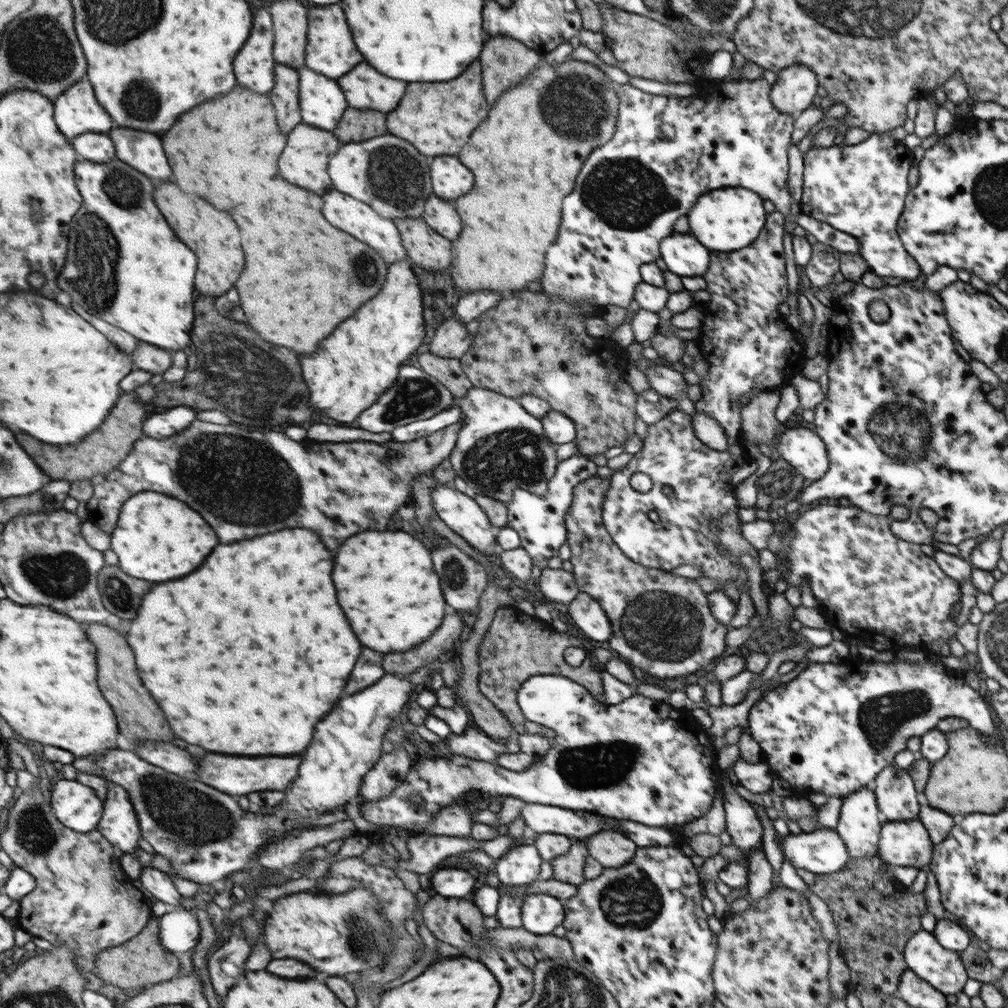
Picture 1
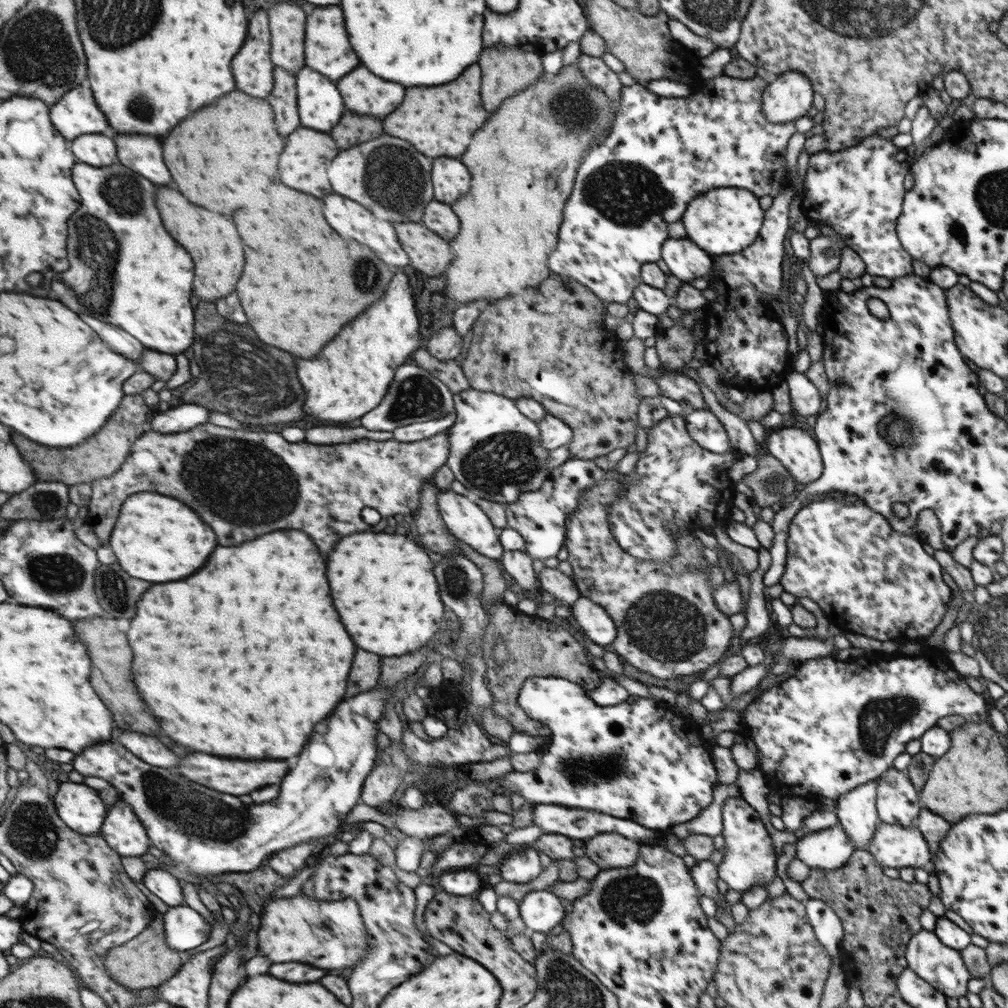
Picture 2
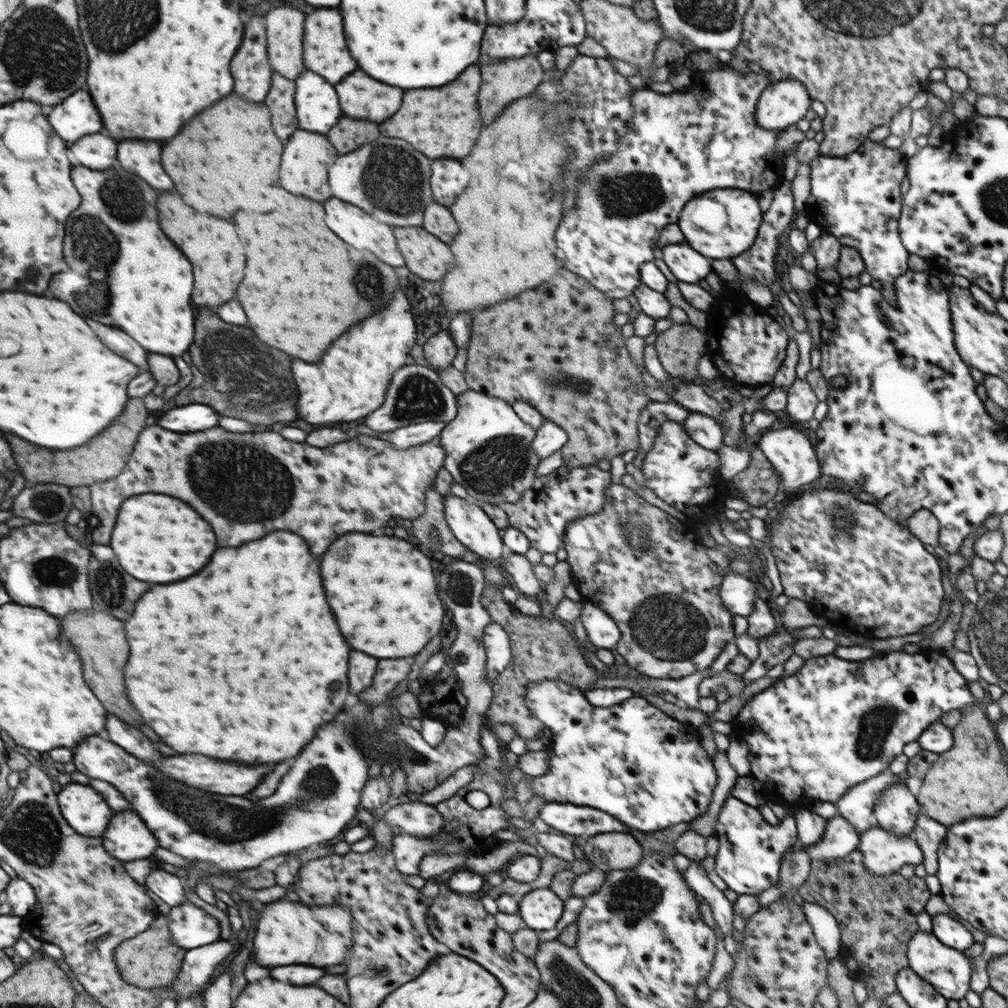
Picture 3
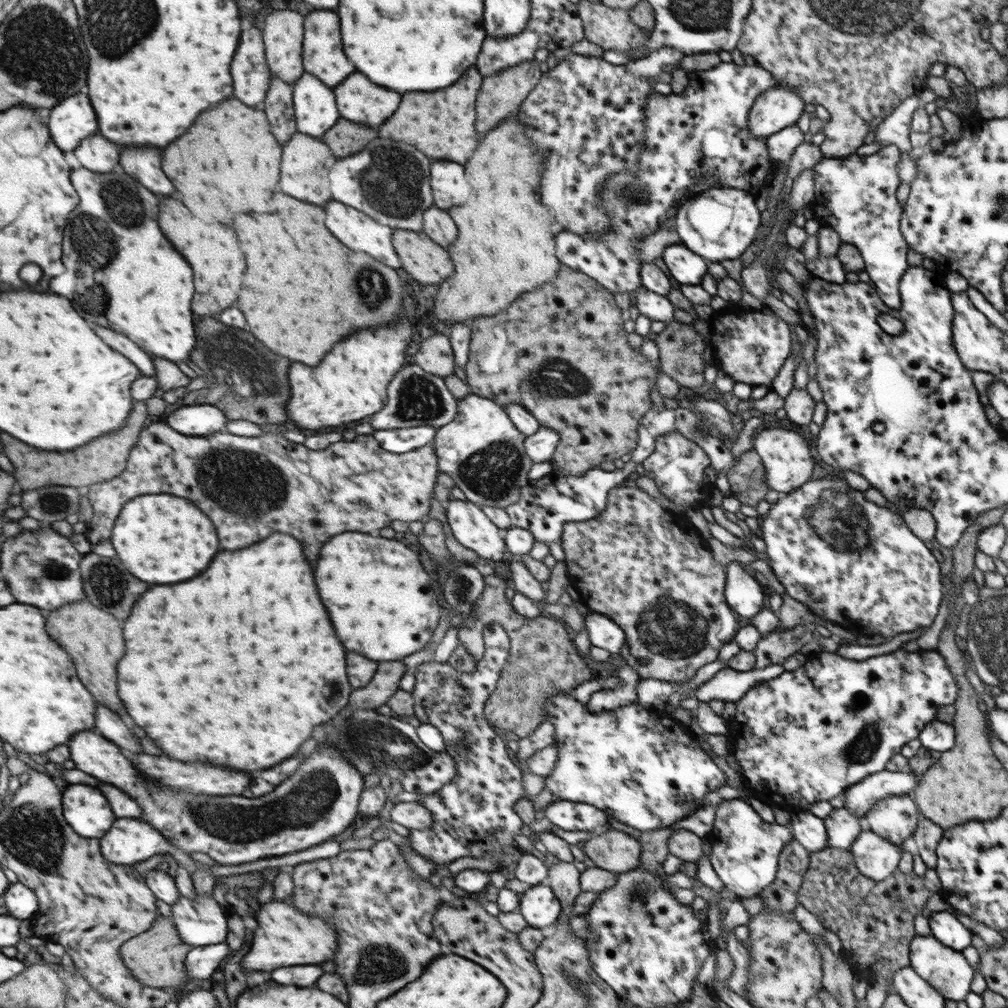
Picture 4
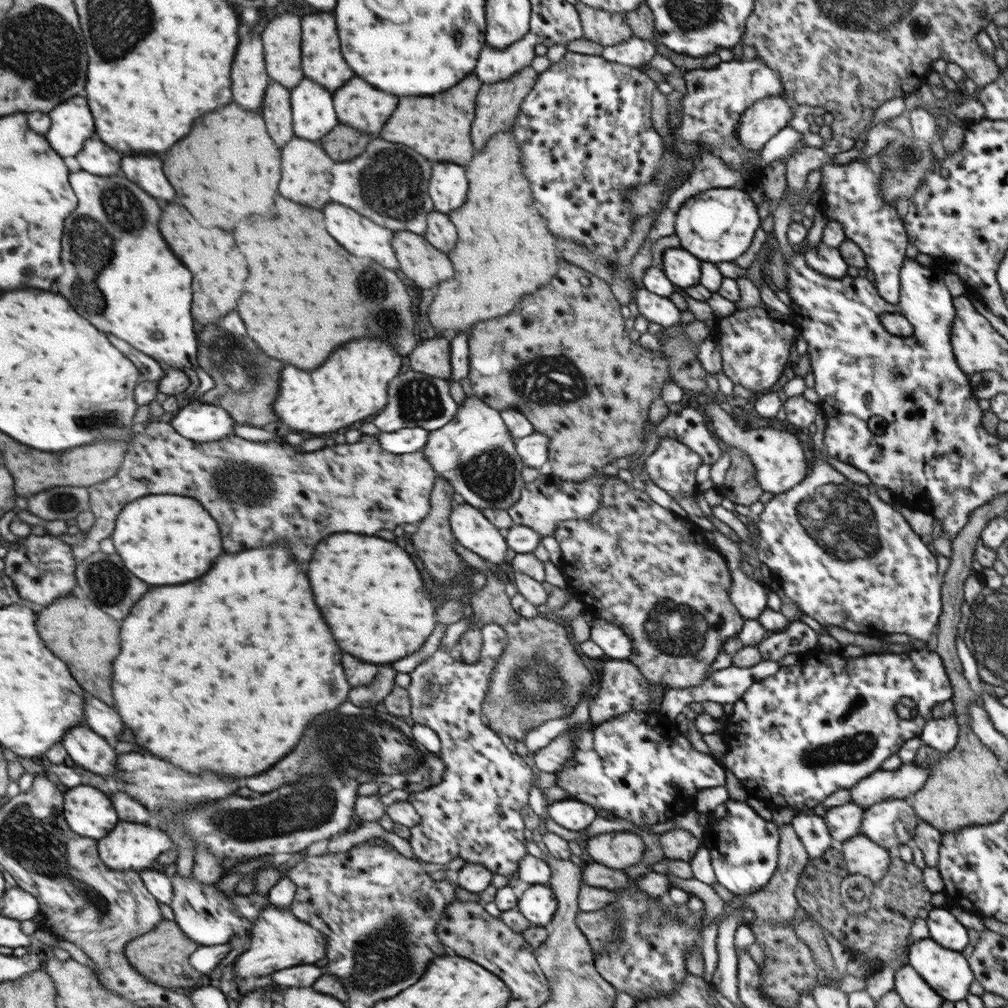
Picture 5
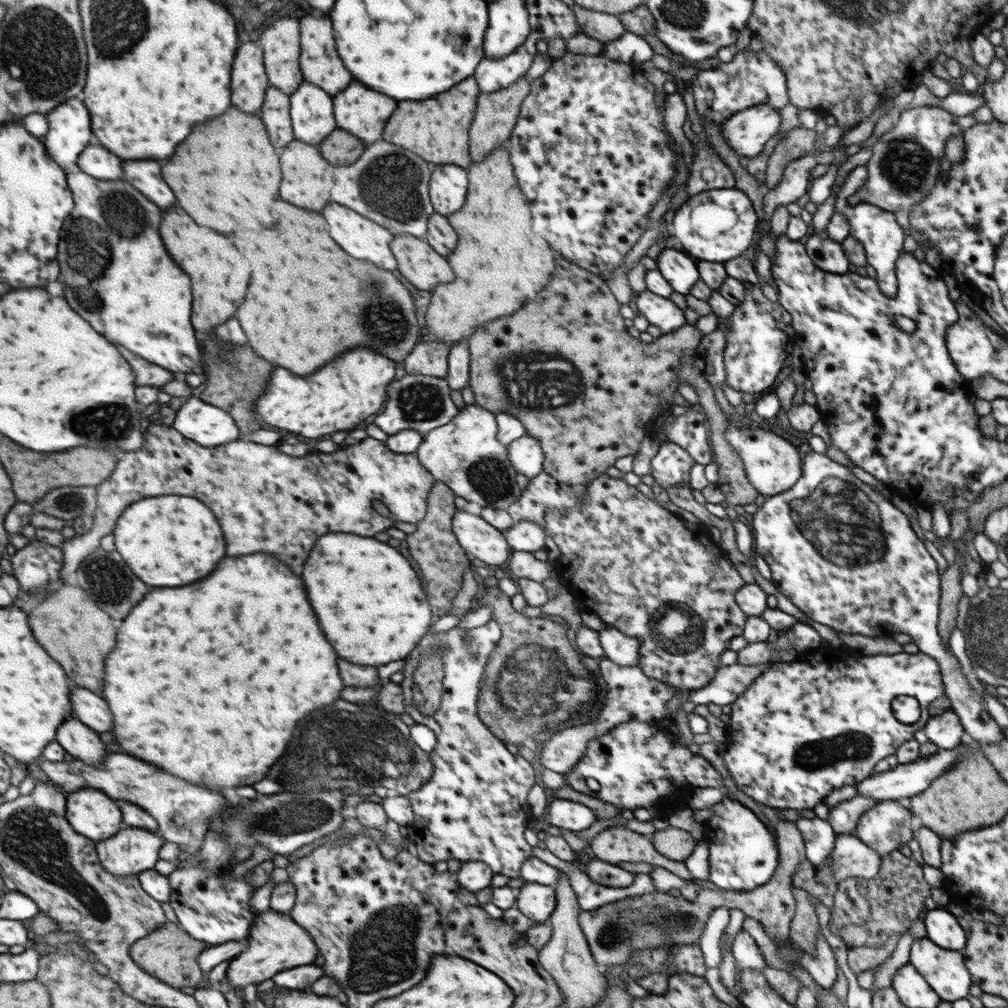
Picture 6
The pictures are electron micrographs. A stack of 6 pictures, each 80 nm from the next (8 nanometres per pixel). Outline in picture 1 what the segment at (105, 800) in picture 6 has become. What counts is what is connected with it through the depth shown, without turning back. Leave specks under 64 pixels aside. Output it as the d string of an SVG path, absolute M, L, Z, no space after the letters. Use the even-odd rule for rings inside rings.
M60 778L59 784L52 784L51 790L52 807L59 820L69 828L77 832L91 832L97 830L100 820L104 815L104 800L98 795L94 788L77 780L67 780Z

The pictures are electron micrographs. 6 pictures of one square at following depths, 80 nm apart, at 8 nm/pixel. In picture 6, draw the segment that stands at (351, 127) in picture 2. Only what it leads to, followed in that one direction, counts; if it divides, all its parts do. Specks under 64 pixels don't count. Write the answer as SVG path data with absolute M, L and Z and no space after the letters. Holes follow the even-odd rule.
M337 127L319 145L322 155L335 168L351 166L355 159L363 152L363 142L355 138L348 130Z

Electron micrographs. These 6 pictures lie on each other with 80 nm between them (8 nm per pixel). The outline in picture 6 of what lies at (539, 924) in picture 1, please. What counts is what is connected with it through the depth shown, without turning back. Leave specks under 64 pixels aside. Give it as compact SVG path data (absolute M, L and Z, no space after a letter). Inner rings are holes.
M525 883L519 889L515 904L525 917L535 924L543 924L549 919L555 906L553 887L536 883Z

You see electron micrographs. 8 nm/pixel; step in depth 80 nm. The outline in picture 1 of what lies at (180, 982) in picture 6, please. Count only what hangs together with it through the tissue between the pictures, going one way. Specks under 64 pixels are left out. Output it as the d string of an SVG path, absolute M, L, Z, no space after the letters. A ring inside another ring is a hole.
M155 916L134 939L116 947L102 950L96 960L95 977L107 985L121 989L137 990L139 987L155 986L179 977L179 954L167 950L160 937L161 918Z

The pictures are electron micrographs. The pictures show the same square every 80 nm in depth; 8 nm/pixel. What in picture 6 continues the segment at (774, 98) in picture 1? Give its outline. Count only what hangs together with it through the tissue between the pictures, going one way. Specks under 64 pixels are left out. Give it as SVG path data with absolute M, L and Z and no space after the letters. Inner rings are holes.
M755 105L735 112L719 124L721 135L743 162L759 154L769 136L779 130L777 109L771 105Z

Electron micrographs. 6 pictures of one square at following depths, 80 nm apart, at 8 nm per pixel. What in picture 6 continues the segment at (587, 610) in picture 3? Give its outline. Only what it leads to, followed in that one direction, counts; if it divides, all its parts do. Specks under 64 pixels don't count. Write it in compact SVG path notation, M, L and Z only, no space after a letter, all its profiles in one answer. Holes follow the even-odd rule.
M605 626L597 631L602 656L615 664L635 667L638 662L638 642L634 637L625 636L616 628Z

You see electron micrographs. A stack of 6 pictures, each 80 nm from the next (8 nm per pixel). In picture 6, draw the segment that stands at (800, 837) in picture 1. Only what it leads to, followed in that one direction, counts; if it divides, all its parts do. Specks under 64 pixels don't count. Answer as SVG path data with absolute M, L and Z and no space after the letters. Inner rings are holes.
M856 794L851 799L830 806L826 821L836 835L852 834L855 825L858 823L858 818L877 802L879 800L872 800L872 798L865 798Z

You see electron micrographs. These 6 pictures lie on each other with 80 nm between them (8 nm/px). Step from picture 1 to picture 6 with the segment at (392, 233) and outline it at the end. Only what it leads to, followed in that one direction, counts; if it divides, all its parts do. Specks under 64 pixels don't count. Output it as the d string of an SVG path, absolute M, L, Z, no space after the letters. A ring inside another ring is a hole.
M332 201L325 208L323 214L327 216L327 224L331 228L331 236L335 236L337 244L341 248L345 248L347 252L351 252L351 256L355 256L359 260L369 260L369 262L373 262L379 268L387 268L387 270L391 271L397 268L395 257L392 255L388 245L393 234L388 229L378 225L370 218L363 218L363 216L351 212L351 208L345 208L345 206L341 206L335 201Z

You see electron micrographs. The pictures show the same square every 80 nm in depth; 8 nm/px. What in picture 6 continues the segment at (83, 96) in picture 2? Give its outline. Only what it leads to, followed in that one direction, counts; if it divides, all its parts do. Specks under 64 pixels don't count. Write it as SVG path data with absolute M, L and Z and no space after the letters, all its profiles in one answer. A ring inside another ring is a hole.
M75 97L67 103L60 104L47 114L50 129L43 138L43 142L46 144L47 152L51 155L51 158L56 160L63 168L67 168L69 162L77 164L80 154L93 140L93 128L91 128L91 114L89 112L90 109L87 108L84 100Z

